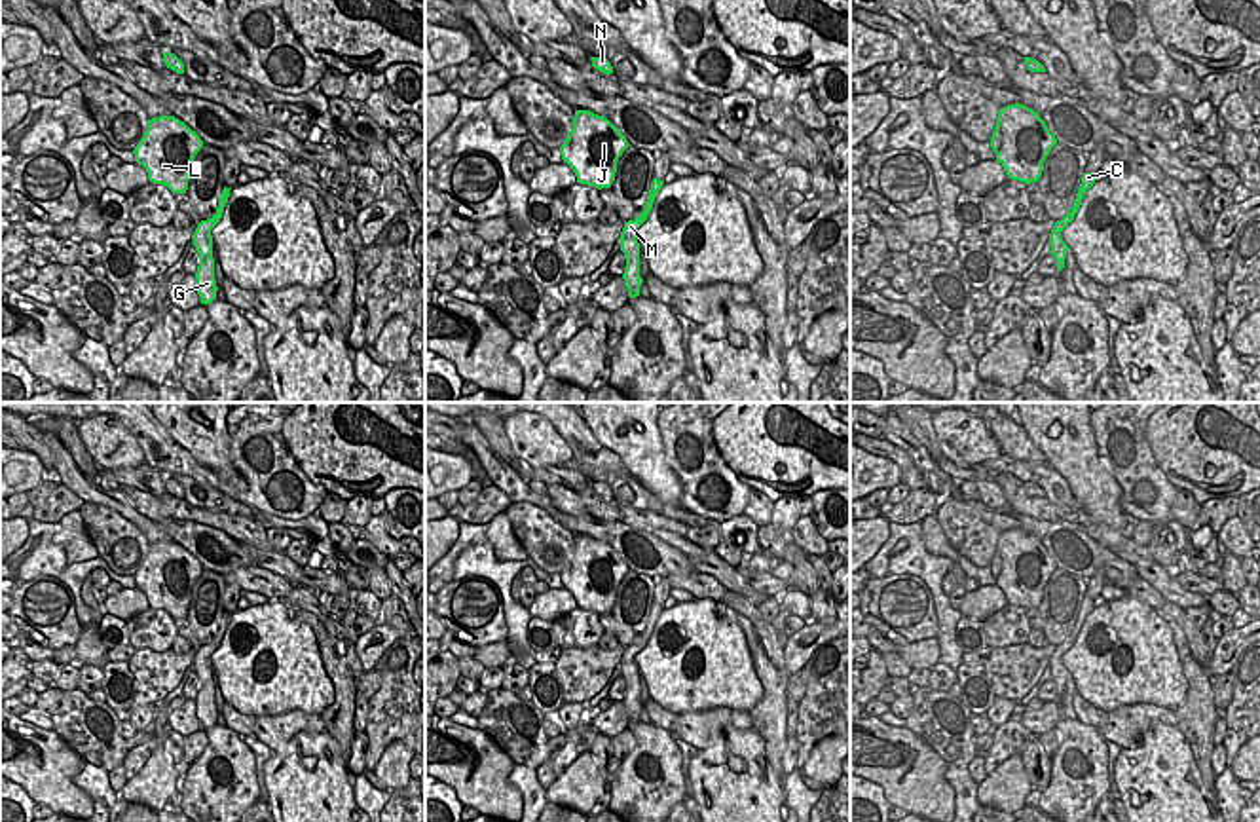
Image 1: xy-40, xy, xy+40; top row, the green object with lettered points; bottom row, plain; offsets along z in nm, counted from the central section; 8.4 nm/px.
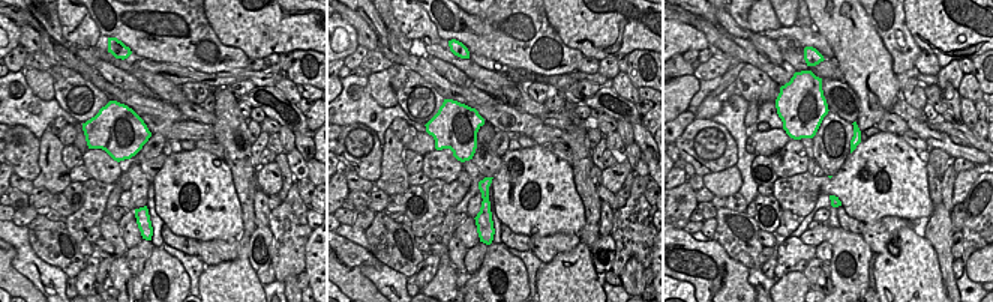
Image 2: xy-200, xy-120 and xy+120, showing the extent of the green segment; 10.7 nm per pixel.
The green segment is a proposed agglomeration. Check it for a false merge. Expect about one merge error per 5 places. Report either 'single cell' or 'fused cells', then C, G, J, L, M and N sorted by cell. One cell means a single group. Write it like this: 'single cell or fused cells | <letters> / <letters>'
single cell | C G J L M N

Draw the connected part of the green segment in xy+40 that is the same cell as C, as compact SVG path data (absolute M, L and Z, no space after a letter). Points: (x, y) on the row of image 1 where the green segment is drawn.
M1084 173L1082 184L1080 184L1076 199L1074 199L1074 205L1070 207L1070 211L1061 220L1055 222L1055 226L1049 234L1049 247L1051 247L1051 254L1057 260L1057 273L1065 268L1065 258L1066 258L1066 251L1068 251L1068 245L1063 241L1061 232L1074 220L1085 192L1093 184L1095 184L1095 173Z

